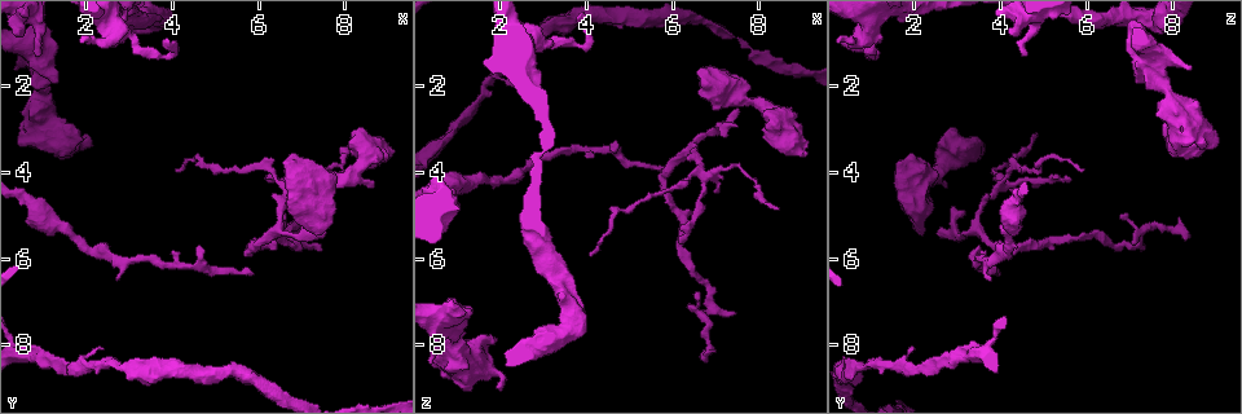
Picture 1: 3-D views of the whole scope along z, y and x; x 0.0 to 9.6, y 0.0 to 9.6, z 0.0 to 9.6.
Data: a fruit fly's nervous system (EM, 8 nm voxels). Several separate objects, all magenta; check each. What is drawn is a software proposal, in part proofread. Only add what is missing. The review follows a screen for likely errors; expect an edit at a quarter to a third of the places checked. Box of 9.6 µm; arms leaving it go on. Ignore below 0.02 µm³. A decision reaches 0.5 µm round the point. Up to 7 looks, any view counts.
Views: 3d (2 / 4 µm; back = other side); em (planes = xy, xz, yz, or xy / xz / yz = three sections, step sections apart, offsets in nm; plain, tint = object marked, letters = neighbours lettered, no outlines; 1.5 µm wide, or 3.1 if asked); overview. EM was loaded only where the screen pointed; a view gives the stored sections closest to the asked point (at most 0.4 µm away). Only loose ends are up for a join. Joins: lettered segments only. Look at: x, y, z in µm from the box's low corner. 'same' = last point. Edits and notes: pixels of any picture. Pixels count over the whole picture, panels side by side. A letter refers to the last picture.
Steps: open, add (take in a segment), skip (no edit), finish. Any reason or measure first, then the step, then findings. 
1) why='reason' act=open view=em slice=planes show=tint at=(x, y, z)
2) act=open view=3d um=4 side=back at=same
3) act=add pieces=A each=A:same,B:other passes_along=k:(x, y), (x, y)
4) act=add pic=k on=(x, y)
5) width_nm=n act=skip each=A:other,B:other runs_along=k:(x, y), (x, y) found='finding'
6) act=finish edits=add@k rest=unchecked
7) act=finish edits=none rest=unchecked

why='branch stops here' act=open view=3d um=4 at=(9.10, 3.50, 3.65)

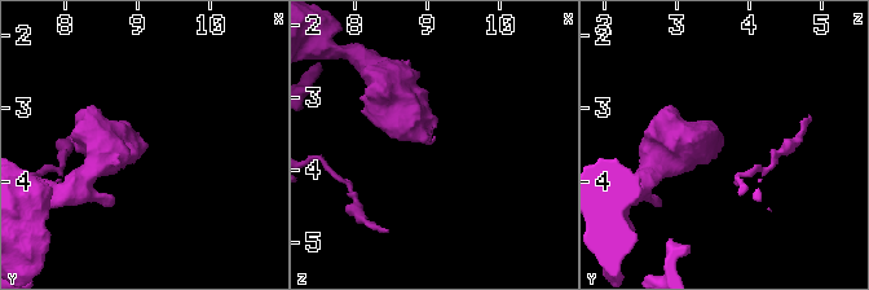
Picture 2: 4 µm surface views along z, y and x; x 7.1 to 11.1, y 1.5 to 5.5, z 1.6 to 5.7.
act=open view=em slice=planes show=letters at=(9.15, 3.50, 3.60)

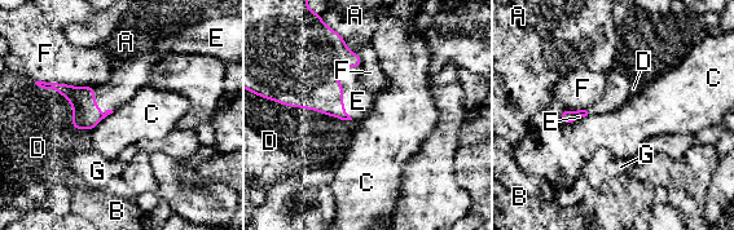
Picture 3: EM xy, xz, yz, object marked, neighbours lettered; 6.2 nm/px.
act=add pieces=E each=A:other,B:other,C:other,D:other,E:same,F:other,G:other passes_along=3:(87, 115), (97, 106), (126, 80) found='it goes on there'

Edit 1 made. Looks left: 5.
why='see it whole again' act=open view=overview

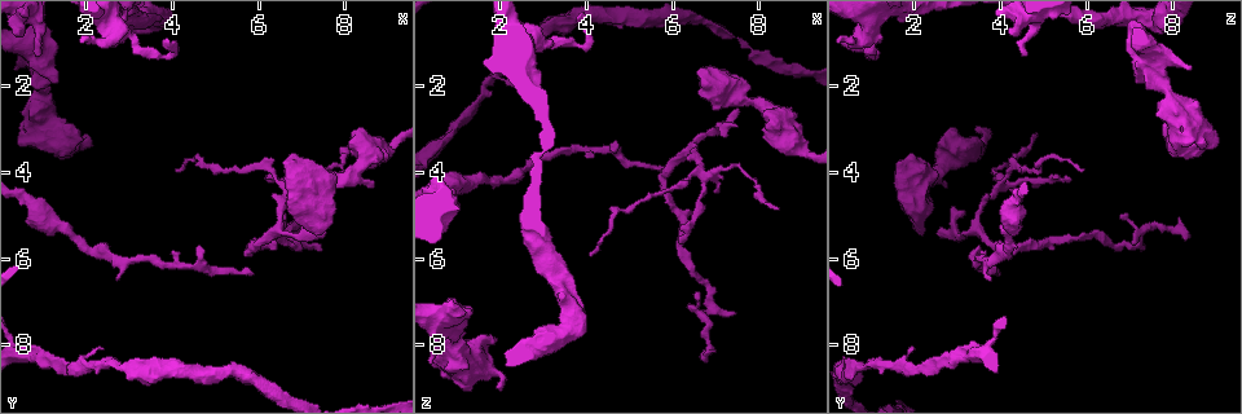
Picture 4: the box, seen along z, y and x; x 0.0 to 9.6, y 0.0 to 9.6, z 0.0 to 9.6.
why='an open end' act=open view=em slice=xz step=4 show=tint at=(4.60, 5.75, 3.50)

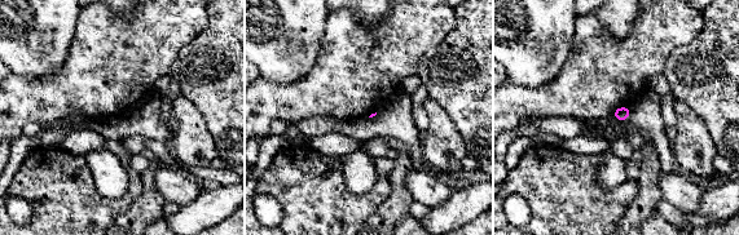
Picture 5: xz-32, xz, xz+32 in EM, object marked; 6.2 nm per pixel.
why='cut it another way' act=open view=em slice=xy step=8 show=letters at=same

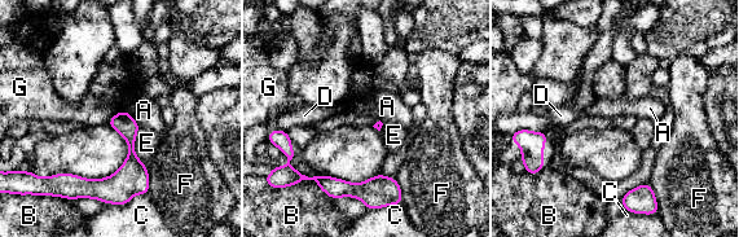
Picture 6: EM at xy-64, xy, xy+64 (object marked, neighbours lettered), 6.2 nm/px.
act=skip each=A:other,B:other,C:other,D:other,E:other,F:other,G:other runs_along=6:(124, 114), (131, 175), (111, 196) found='none of them fits'

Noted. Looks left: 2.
act=finish edits=add@3 rest=unchecked

